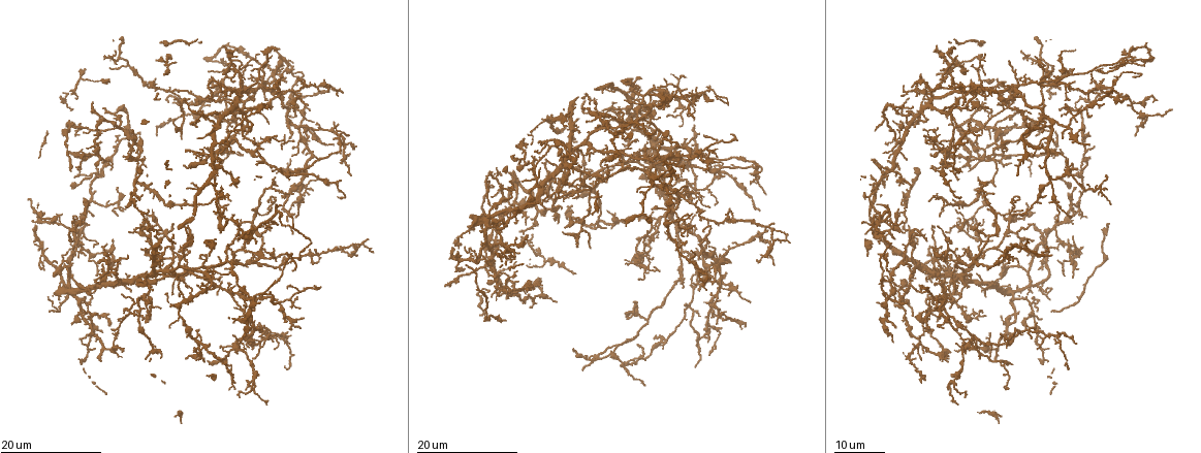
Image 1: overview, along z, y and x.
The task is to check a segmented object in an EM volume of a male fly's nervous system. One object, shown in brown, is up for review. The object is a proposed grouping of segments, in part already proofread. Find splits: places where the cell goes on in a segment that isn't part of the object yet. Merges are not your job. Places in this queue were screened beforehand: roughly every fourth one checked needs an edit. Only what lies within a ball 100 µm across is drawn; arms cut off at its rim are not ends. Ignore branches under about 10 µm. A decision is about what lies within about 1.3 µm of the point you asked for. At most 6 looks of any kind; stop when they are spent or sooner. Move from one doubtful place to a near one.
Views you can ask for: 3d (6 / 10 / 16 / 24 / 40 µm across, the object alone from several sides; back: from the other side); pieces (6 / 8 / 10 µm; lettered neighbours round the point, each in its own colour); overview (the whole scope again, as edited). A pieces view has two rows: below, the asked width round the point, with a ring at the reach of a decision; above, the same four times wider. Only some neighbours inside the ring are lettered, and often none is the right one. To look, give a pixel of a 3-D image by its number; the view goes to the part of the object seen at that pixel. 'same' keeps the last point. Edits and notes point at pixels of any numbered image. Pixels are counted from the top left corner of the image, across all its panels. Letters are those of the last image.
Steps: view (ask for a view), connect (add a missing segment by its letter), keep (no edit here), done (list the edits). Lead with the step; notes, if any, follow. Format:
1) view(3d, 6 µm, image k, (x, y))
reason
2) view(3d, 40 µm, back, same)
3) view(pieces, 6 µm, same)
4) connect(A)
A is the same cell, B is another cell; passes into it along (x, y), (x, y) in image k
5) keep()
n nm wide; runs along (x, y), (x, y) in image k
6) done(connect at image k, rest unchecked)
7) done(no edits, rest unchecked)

view(3d, 24 µm, image 1, (956, 248))
tapers out

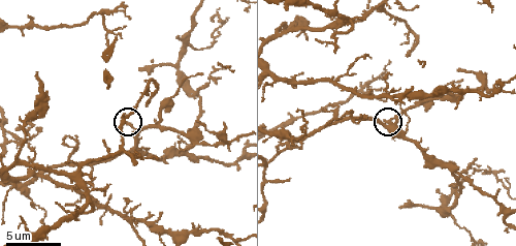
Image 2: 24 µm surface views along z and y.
view(3d, 6 µm, image 2, (385, 119))

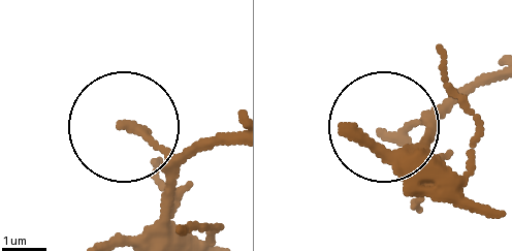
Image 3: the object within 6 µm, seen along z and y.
view(pieces, 10 µm, image 3, (386, 134))

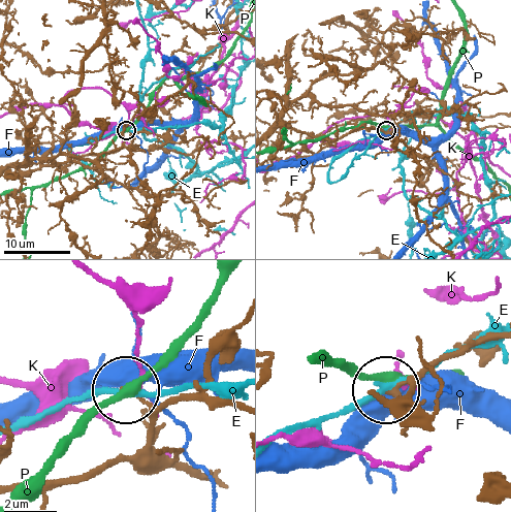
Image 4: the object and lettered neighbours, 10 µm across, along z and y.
keep()
200 nm wide; E, F, K and P are other cells; no lettered segment goes on from it

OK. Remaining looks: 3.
view(pieces, 10 µm, image 2, (146, 103))
thin end

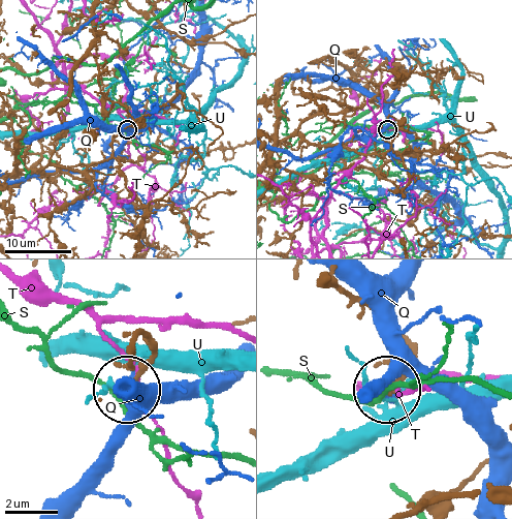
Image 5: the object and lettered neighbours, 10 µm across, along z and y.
keep()
Q, S, T and U are other cells; no lettered segment goes on from it

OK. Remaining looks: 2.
view(3d, 16 µm, image 1, (223, 60))
tapers out

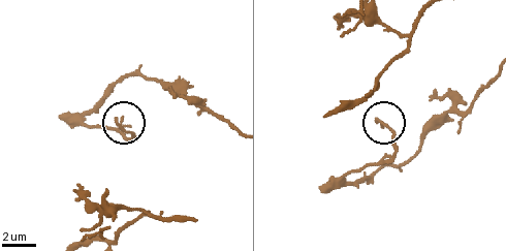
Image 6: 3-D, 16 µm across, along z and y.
view(pieces, 10 µm, image 6, (122, 120))

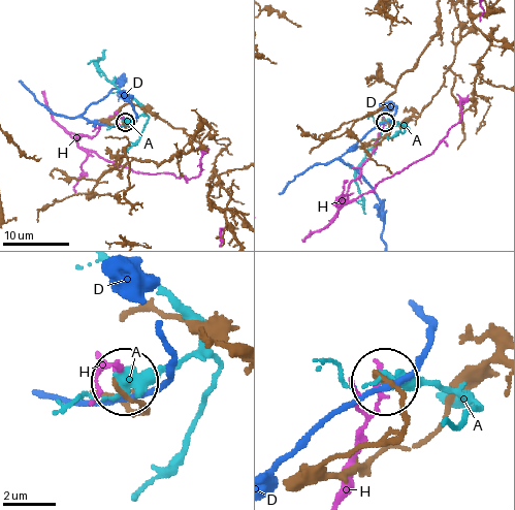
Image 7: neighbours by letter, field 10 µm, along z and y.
keep()
160 nm wide; A, D and H are other cells; none of them fits

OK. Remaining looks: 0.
done(no edits, rest unchecked)

